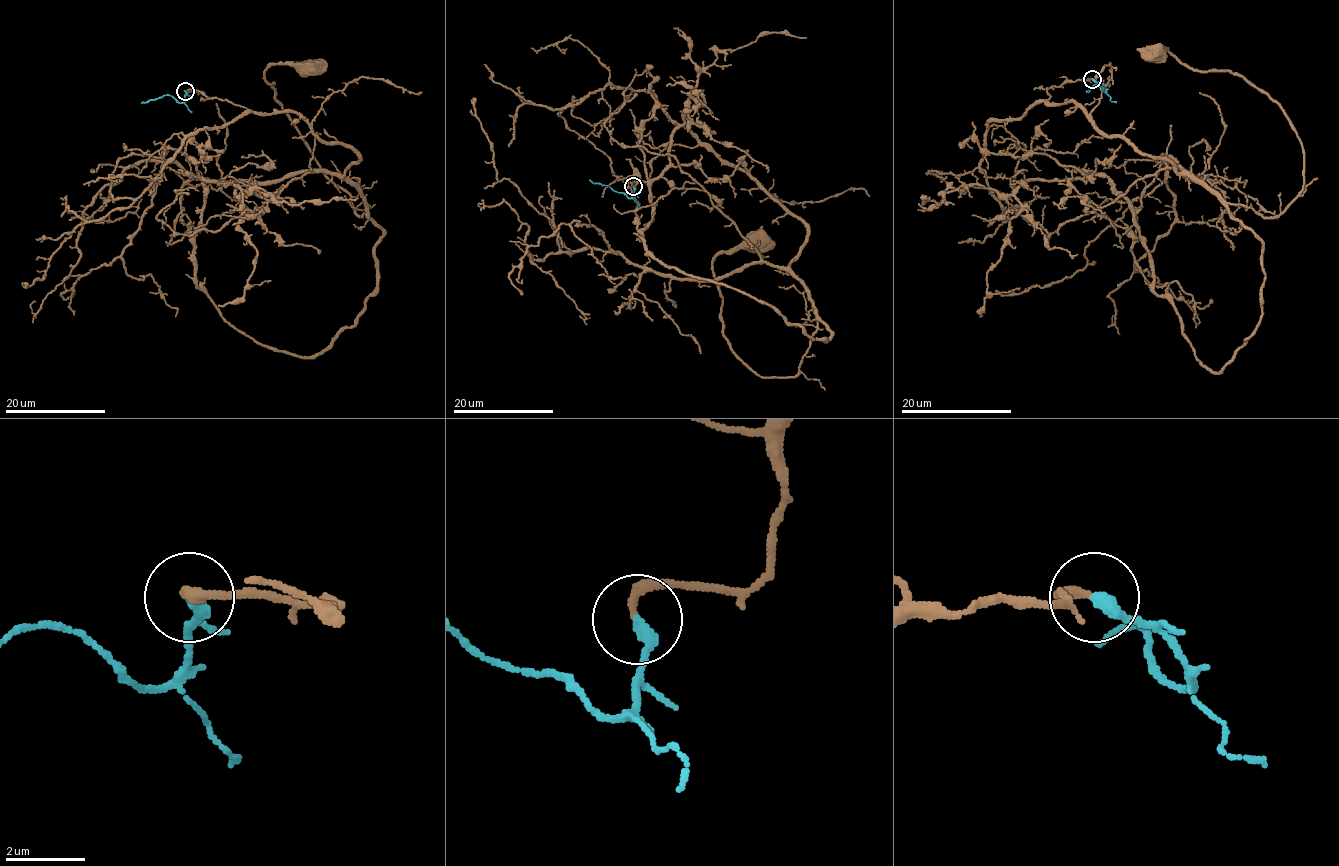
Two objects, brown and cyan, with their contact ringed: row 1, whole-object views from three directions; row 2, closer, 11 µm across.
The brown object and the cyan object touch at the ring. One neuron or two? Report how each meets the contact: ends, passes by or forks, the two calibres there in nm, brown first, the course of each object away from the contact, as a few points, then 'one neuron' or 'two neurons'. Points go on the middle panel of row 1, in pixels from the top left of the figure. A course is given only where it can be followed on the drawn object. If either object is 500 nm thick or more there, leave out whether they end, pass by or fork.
brown ends there; cyan ends there; 260 nm thick on the brown side, 320 nm on the other; brown runs (633, 185), (703, 145), (807, 228), (792, 377), (723, 333), (712, 261), (757, 240); cyan runs (633, 186), (633, 196), (630, 197), (590, 180); one neuron

